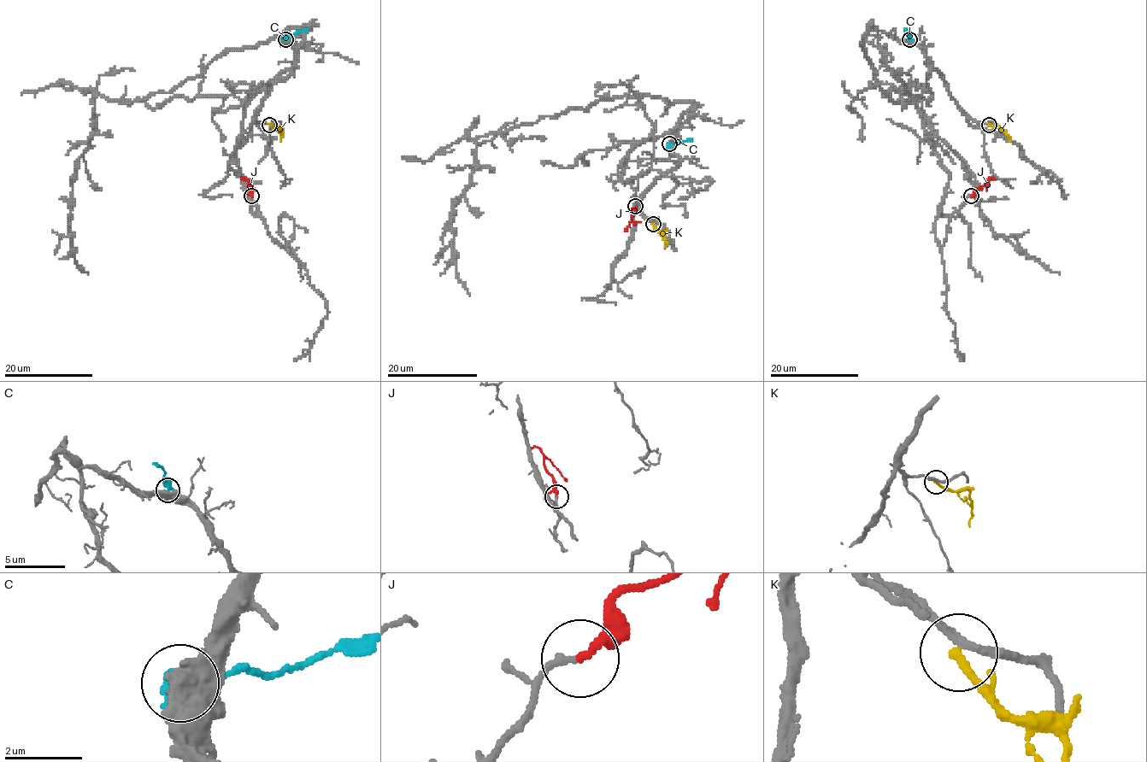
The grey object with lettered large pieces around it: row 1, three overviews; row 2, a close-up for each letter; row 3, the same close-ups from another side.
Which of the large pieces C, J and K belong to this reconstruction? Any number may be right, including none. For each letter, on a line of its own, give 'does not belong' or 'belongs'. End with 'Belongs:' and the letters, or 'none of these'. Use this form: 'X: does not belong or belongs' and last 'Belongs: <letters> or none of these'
C: does not belong
J: belongs
K: does not belong
Belongs: J

